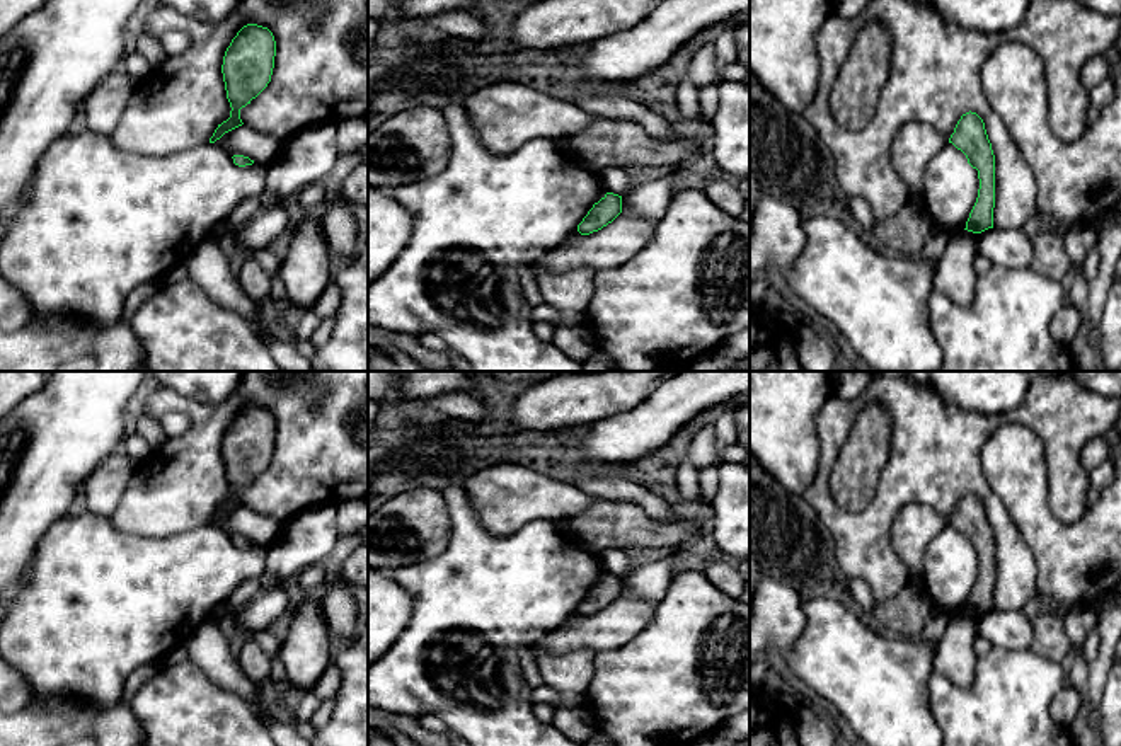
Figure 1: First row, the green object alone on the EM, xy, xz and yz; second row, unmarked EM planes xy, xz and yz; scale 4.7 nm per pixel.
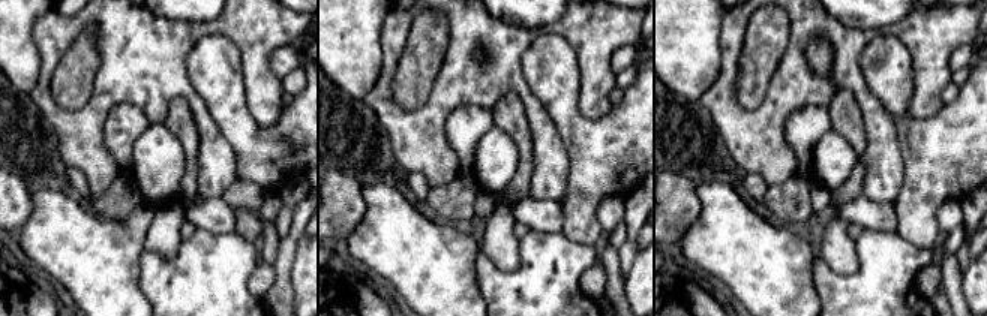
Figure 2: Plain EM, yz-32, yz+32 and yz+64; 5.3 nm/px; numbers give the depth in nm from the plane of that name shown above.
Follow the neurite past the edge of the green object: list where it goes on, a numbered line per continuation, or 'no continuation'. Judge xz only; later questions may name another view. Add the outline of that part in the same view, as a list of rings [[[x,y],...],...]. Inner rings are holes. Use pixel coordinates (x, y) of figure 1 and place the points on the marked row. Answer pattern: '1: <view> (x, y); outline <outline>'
no continuation

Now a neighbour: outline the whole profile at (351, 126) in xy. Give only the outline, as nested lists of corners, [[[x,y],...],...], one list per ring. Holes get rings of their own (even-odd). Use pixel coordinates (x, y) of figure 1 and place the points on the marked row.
[[[344,112],[336,118],[337,123],[337,150],[346,153],[368,153],[368,114]]]

